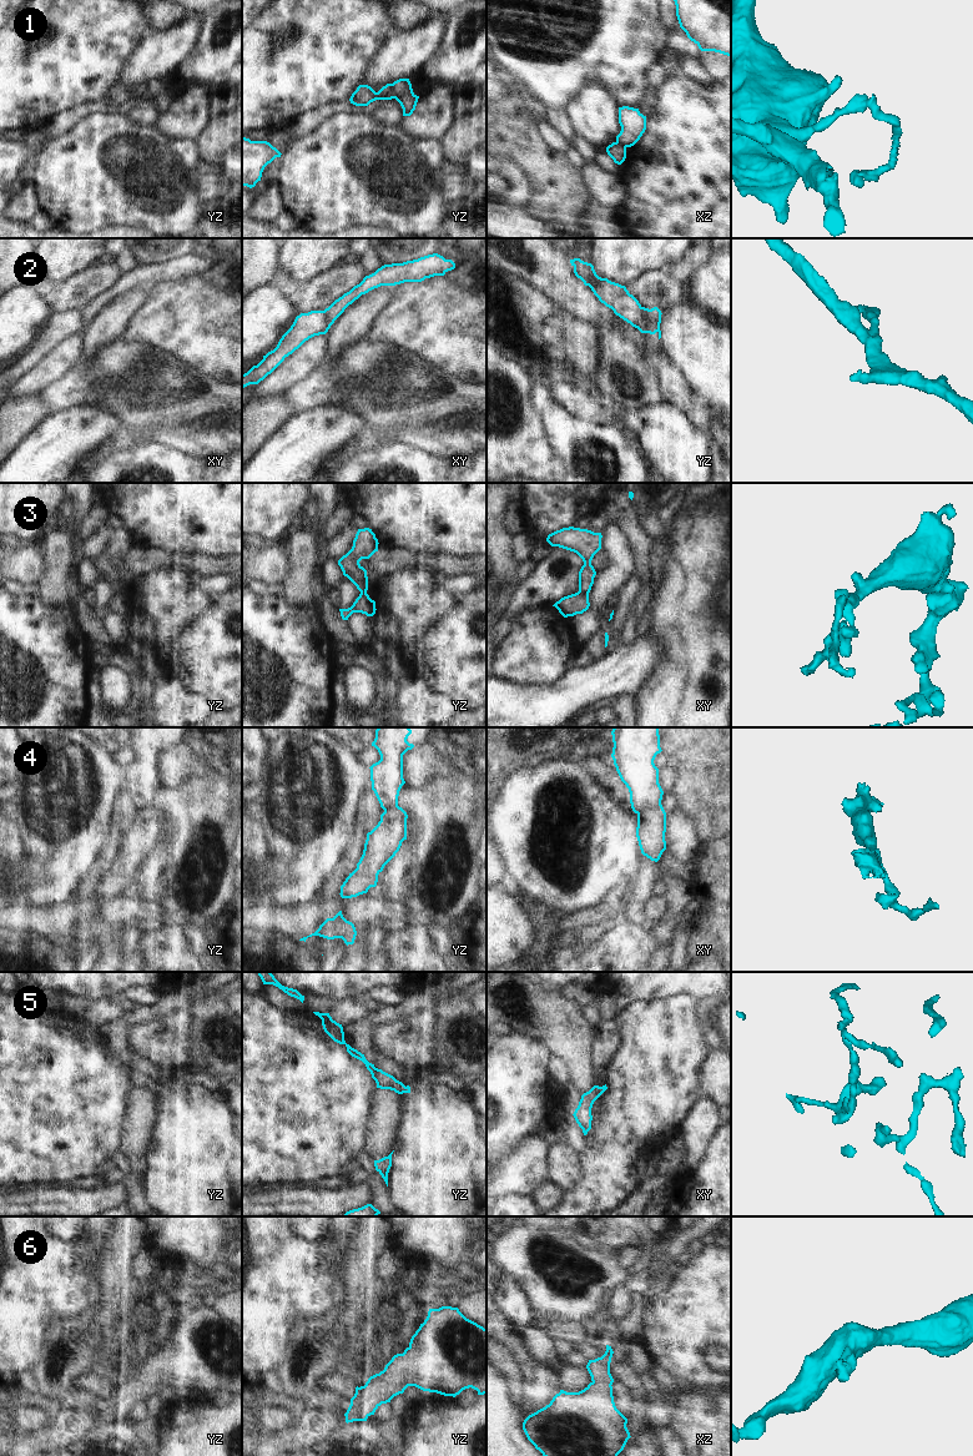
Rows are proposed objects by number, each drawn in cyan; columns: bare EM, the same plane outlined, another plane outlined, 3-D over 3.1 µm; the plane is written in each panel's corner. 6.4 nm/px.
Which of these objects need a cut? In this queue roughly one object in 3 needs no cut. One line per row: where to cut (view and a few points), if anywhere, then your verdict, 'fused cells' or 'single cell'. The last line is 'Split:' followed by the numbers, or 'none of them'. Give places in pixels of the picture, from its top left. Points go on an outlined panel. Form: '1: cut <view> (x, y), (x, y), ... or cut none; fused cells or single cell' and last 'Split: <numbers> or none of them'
1: cut yz (392, 84), (394, 97); fused cells
2: cut yz (640, 307), (649, 332); fused cells
3: cut xy (579, 590), (588, 594); fused cells
4: cut xy (660, 802), (646, 806), (638, 814); fused cells
5: cut none; single cell
6: cut none; single cell
Split: 1, 2, 3, 4

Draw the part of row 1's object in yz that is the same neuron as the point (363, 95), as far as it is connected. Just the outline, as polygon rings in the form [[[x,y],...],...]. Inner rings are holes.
[[[387,84],[378,92],[368,85],[359,85],[352,94],[349,101],[356,106],[368,106],[375,100],[392,100],[394,99],[393,84]]]

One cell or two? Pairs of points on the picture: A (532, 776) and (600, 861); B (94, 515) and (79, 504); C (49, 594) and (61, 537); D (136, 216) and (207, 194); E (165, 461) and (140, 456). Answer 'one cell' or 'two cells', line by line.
A: one cell
B: two cells
C: one cell
D: two cells
E: one cell

